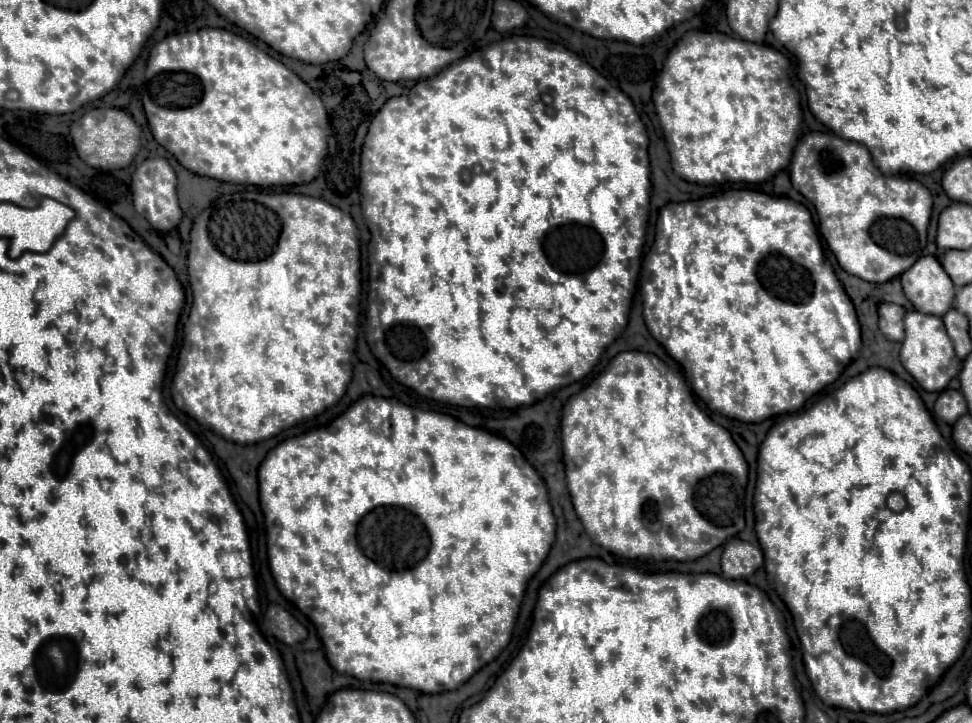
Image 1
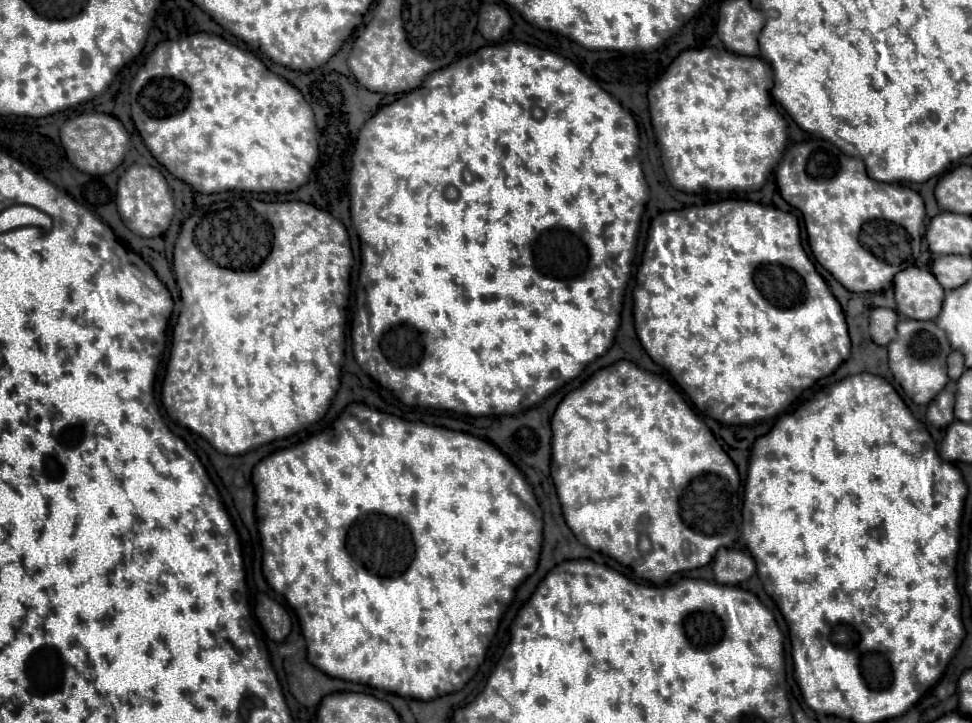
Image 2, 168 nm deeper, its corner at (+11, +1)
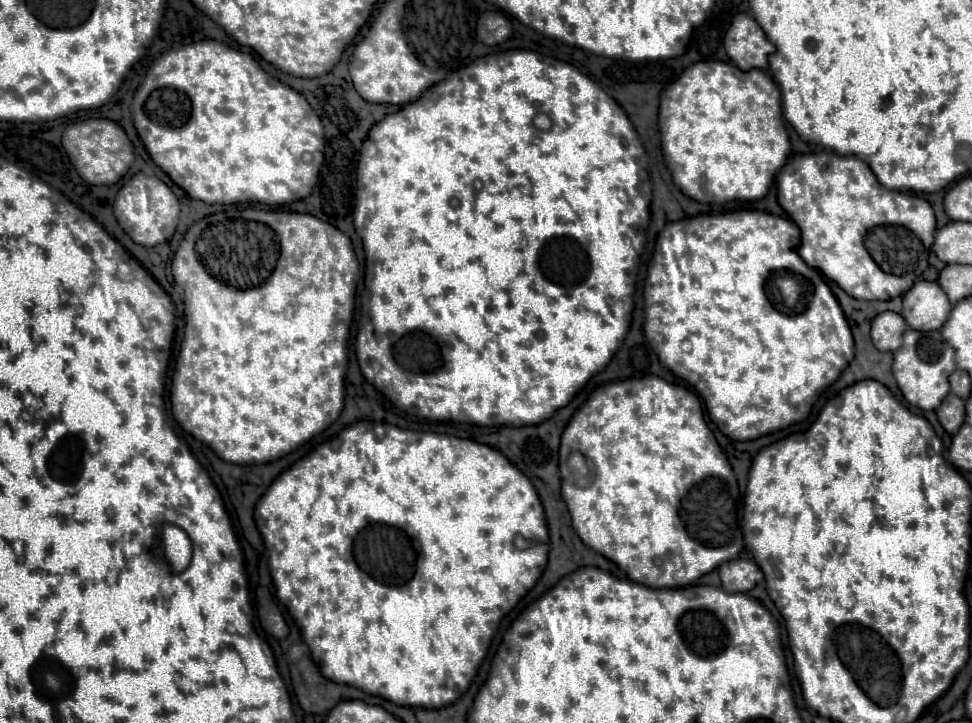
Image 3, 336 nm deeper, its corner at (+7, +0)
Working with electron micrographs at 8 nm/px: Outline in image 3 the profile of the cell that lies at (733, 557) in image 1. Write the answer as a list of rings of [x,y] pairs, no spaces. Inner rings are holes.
[[[735,558],[719,566],[719,578],[727,592],[747,592],[763,580],[763,572],[751,558]]]

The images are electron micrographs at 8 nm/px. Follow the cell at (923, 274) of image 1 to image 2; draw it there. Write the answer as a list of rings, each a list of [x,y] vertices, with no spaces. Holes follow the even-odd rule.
[[[907,267],[905,271],[899,271],[895,275],[893,287],[897,311],[903,317],[931,321],[939,315],[945,291],[927,269]]]

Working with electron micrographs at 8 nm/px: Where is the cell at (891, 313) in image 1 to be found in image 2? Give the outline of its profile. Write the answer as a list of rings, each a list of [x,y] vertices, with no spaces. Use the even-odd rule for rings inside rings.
[[[883,307],[871,309],[869,335],[871,335],[873,343],[889,345],[897,337],[897,331],[895,331],[897,321],[899,321],[899,315],[893,309],[883,309]]]

